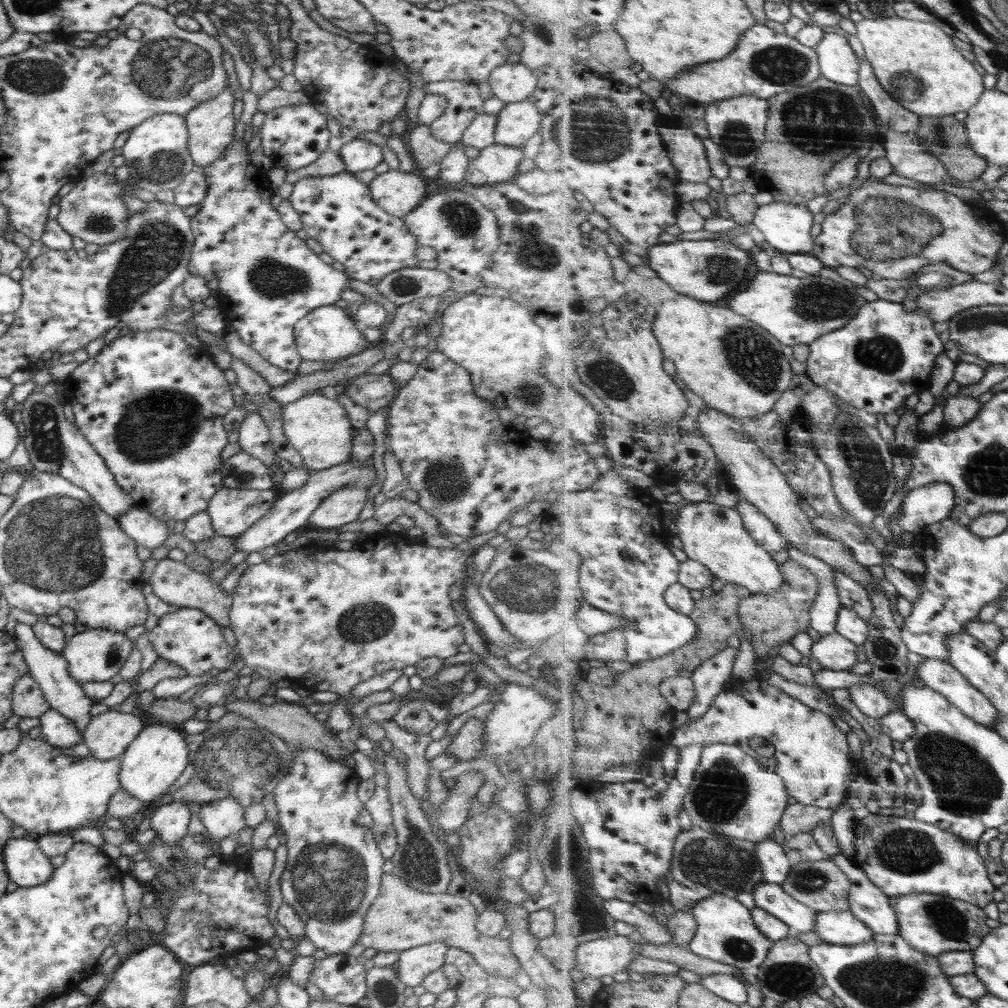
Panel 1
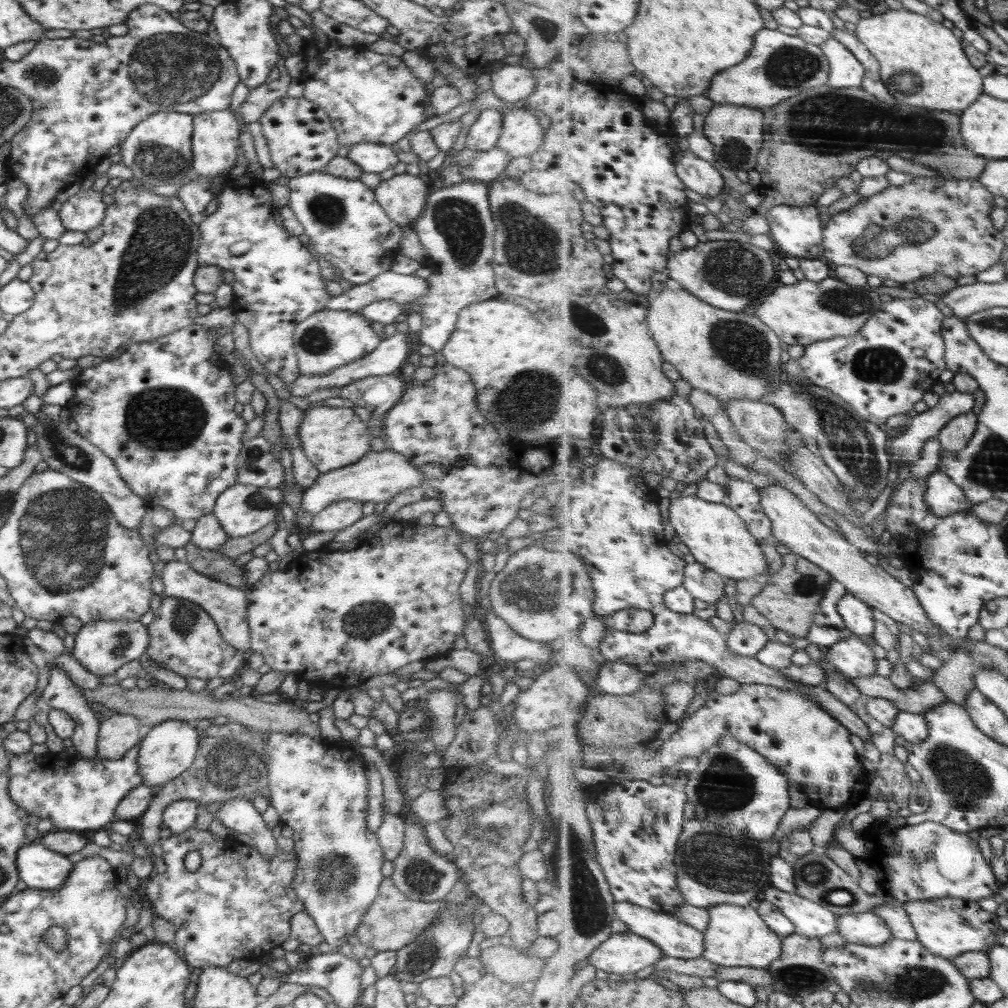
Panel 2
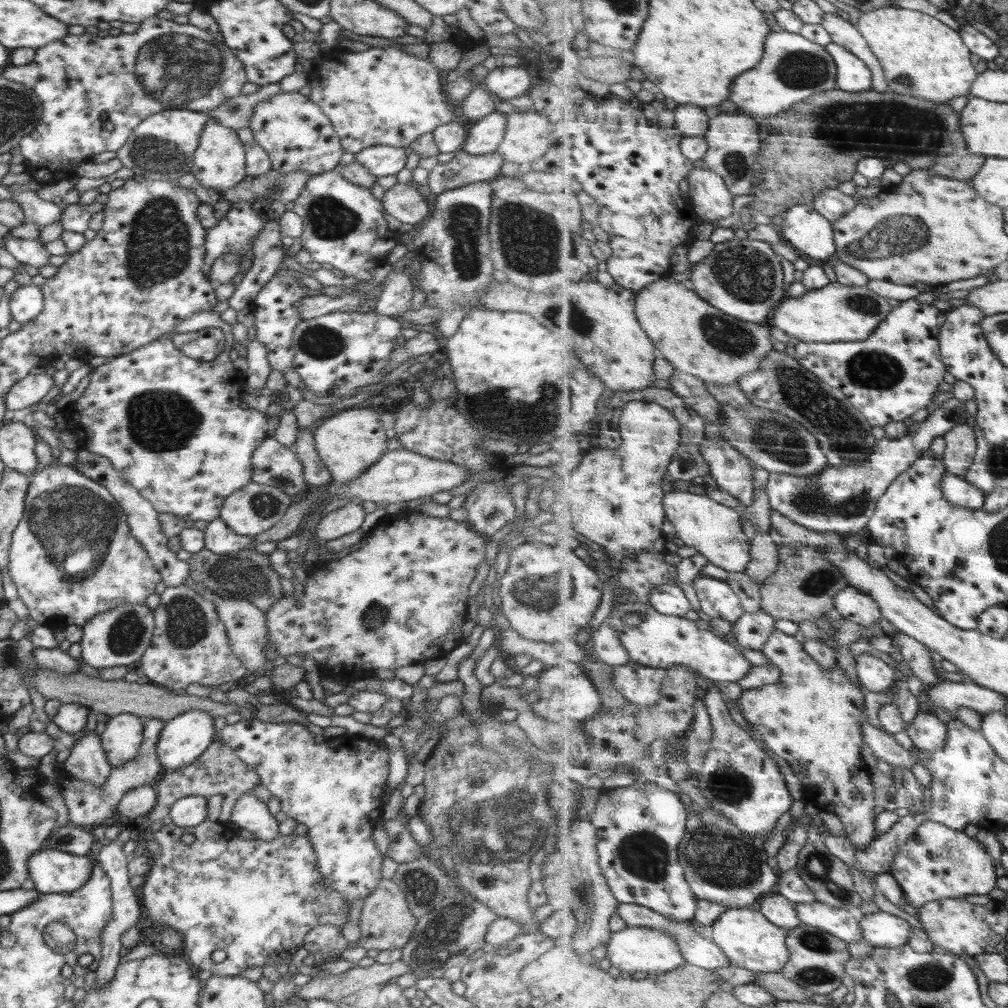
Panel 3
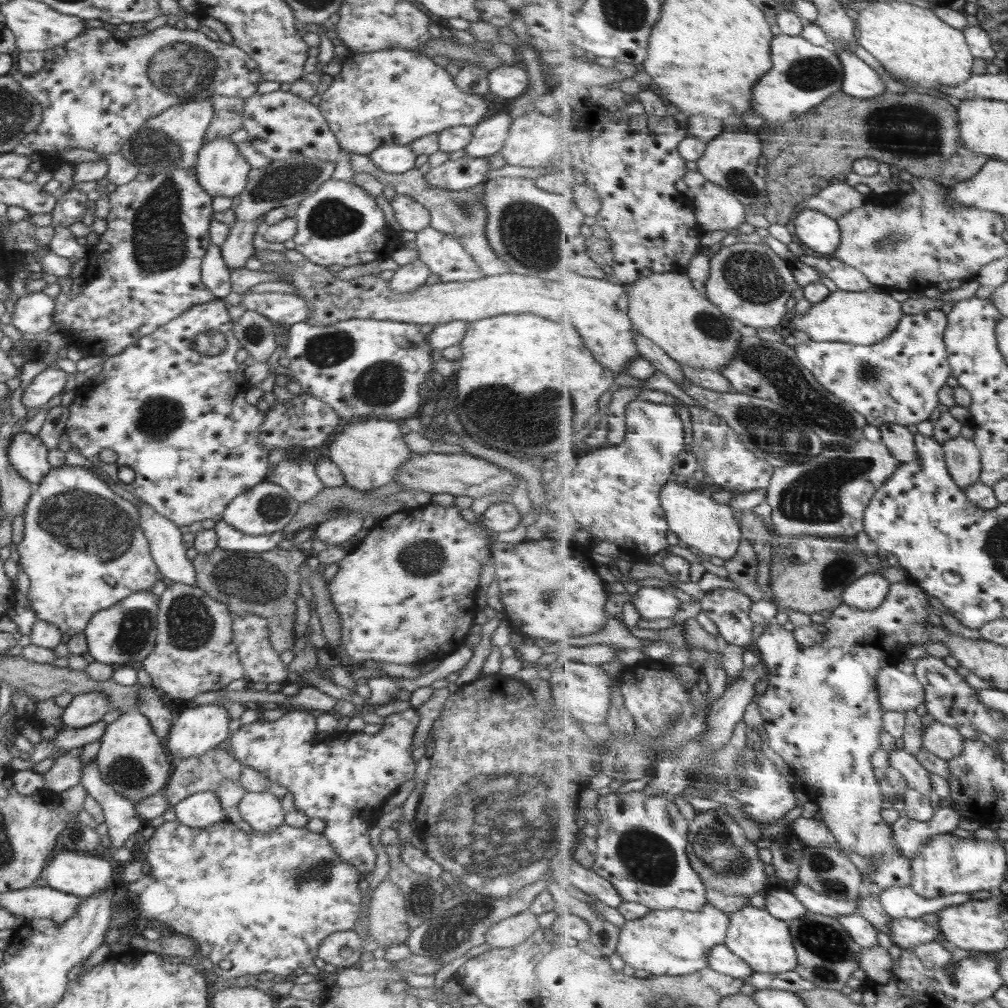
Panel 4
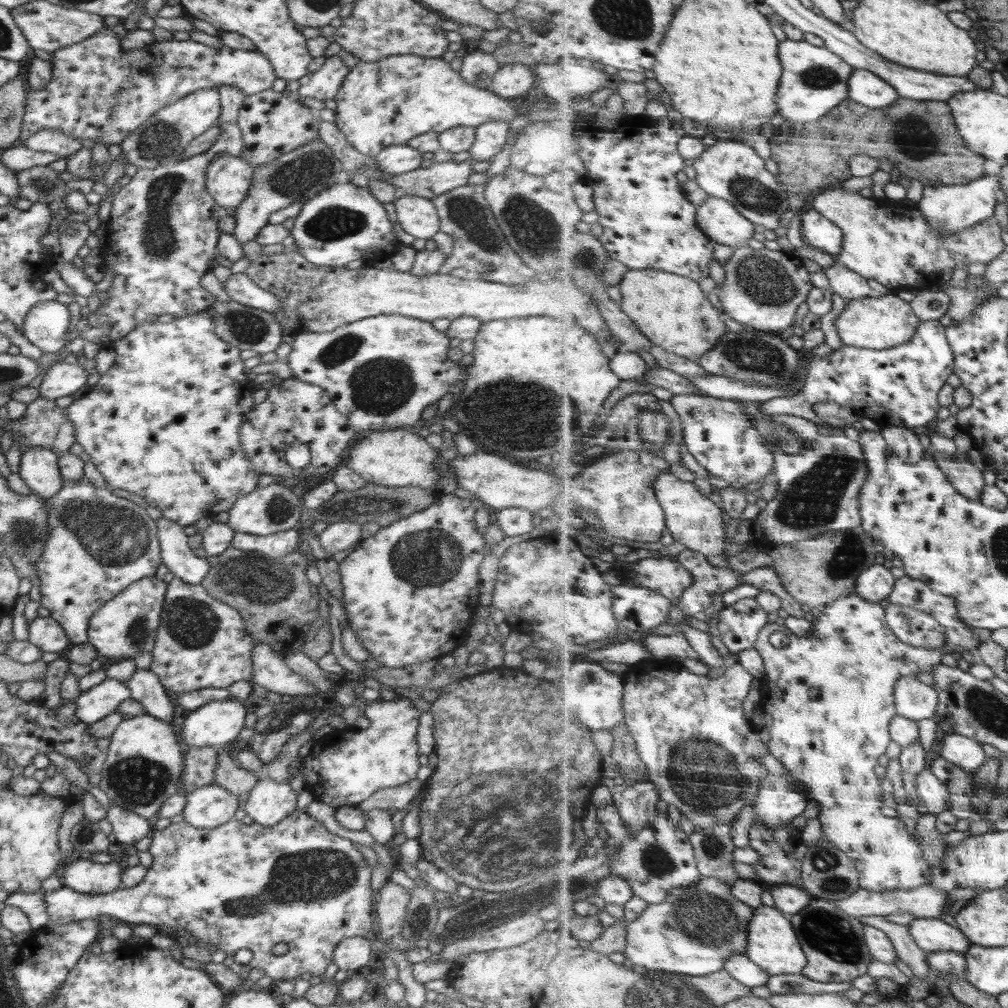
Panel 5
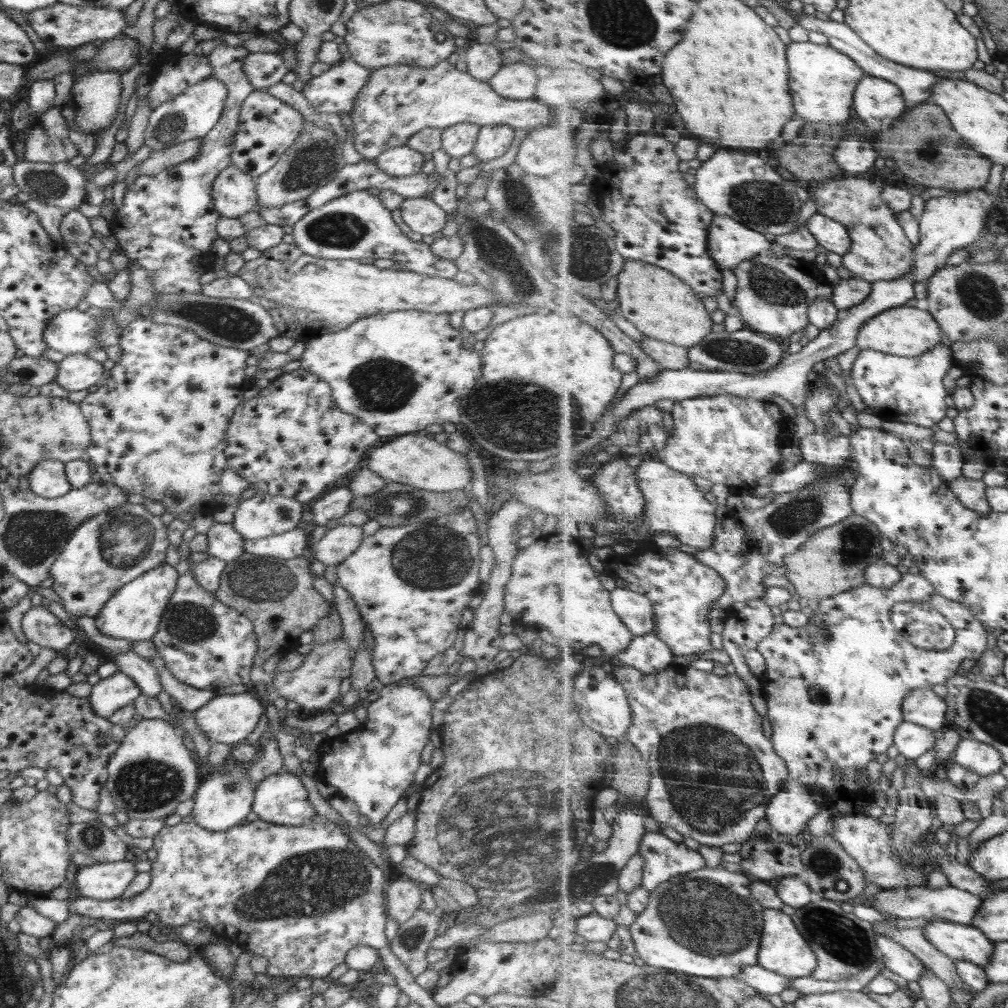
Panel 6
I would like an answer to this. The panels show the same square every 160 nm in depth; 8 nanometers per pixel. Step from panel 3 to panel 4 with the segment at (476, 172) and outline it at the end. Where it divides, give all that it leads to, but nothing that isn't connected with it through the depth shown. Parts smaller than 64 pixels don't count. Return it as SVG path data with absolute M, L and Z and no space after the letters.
M464 154L457 159L448 159L440 166L432 167L424 178L431 187L459 191L488 180L488 170L489 164L485 158Z

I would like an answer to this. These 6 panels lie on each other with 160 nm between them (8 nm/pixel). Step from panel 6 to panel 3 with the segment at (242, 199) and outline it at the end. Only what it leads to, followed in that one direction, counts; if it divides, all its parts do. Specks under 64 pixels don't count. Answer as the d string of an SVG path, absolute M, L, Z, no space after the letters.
M210 118L200 133L198 148L193 156L191 173L202 186L216 188L220 194L236 186L246 174L245 148L238 138L237 131L224 128L214 118Z

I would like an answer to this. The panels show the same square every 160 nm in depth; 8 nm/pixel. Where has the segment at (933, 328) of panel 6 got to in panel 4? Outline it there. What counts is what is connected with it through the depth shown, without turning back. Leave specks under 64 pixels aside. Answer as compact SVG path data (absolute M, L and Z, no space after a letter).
M838 288L826 300L813 304L804 316L795 312L791 327L794 331L807 333L816 341L850 341L850 344L870 346L888 339L890 334L898 330L906 316L902 302L898 302L888 293L875 290L854 292Z

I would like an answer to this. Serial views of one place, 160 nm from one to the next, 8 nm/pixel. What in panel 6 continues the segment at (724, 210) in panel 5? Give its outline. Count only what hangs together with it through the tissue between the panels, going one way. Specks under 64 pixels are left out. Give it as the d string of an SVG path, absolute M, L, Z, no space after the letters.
M716 215L710 231L711 255L721 270L735 272L739 264L767 251L774 243L773 237L758 232L731 216Z

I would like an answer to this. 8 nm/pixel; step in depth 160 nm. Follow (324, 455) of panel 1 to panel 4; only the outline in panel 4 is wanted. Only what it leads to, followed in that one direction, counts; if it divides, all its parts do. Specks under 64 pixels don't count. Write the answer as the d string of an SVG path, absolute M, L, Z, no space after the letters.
M369 418L363 421L350 421L349 423L338 429L330 436L329 441L323 447L326 457L333 465L340 469L342 475L345 476L345 484L358 490L370 491L372 488L390 484L395 480L395 476L400 472L400 466L406 464L406 460L410 460L414 453L403 441L404 434L400 431L400 422L391 420L380 420L377 418Z

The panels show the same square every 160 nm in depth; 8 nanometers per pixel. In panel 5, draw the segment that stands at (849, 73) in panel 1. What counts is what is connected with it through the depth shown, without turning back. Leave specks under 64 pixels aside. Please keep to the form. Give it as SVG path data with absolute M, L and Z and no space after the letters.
M857 68L850 79L850 98L873 109L891 107L902 98L899 90L870 69Z

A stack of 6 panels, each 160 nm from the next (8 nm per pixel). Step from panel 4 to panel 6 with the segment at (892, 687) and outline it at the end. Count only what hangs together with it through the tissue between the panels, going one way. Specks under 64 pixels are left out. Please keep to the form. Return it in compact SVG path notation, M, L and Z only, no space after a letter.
M931 688L913 690L905 698L903 709L906 721L933 728L935 731L945 728L949 715L948 701Z

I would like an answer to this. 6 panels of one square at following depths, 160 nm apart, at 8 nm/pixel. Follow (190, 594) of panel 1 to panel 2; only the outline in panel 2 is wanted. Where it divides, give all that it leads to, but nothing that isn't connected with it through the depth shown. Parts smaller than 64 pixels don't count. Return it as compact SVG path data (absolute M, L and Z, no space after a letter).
M168 561L161 564L159 573L164 583L163 595L165 597L176 597L186 599L206 611L212 620L217 624L222 638L235 649L249 654L250 629L246 622L246 592L242 589L231 587L222 581L212 580L199 572L196 572L184 561Z

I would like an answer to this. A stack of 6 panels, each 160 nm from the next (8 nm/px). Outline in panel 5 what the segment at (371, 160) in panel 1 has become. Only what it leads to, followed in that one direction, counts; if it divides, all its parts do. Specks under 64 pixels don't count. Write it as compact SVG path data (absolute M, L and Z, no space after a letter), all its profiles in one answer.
M394 145L382 148L375 159L386 173L397 175L420 168L422 155L423 153L409 146Z

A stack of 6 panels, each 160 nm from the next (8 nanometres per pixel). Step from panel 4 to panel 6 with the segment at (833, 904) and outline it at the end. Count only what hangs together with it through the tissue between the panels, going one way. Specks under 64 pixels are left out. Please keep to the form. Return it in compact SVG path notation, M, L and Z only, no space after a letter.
M953 885L938 890L930 890L926 886L882 889L875 894L874 898L875 901L872 904L864 894L858 902L897 915L899 918L943 918L946 921L969 925L973 924L982 903L985 902L980 895L961 890Z

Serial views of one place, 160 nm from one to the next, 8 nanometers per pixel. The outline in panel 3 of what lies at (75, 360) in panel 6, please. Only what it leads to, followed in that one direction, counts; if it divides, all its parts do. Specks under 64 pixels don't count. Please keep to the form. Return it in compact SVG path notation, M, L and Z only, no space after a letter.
M29 374L16 382L6 396L6 408L8 410L20 410L34 404L40 404L54 386L53 377L45 374Z

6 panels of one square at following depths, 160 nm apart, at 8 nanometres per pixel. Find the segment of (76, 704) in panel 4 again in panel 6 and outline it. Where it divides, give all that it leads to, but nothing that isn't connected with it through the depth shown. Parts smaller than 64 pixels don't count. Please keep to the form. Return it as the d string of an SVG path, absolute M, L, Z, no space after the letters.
M118 671L108 678L100 679L91 687L88 697L94 712L102 718L108 718L115 710L131 704L140 695L137 684Z

